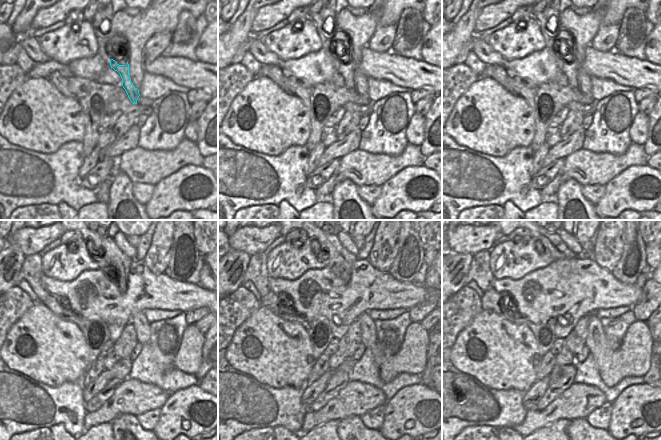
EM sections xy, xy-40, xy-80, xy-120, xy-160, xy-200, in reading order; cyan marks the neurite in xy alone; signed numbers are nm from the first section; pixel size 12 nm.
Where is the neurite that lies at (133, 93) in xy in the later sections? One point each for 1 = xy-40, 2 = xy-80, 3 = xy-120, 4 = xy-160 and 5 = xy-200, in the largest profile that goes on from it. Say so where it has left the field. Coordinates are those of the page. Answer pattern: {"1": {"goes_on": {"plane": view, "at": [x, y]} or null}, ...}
{"1": {"goes_on": {"plane": "xy-40", "at": [346, 68]}}, "2": {"goes_on": {"plane": "xy-80", "at": [570, 68]}}, "3": {"goes_on": {"plane": "xy-120", "at": [113, 256]}}, "4": {"goes_on": {"plane": "xy-160", "at": [338, 256]}}, "5": {"goes_on": {"plane": "xy-200", "at": [558, 249]}}}

